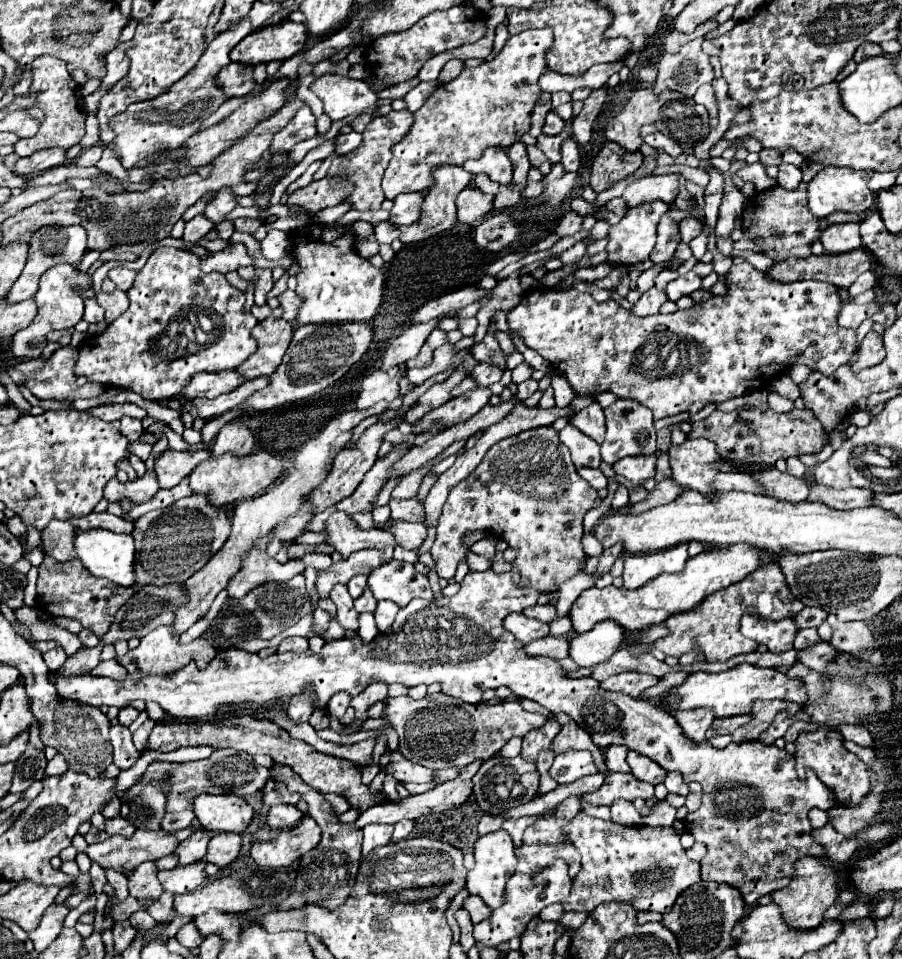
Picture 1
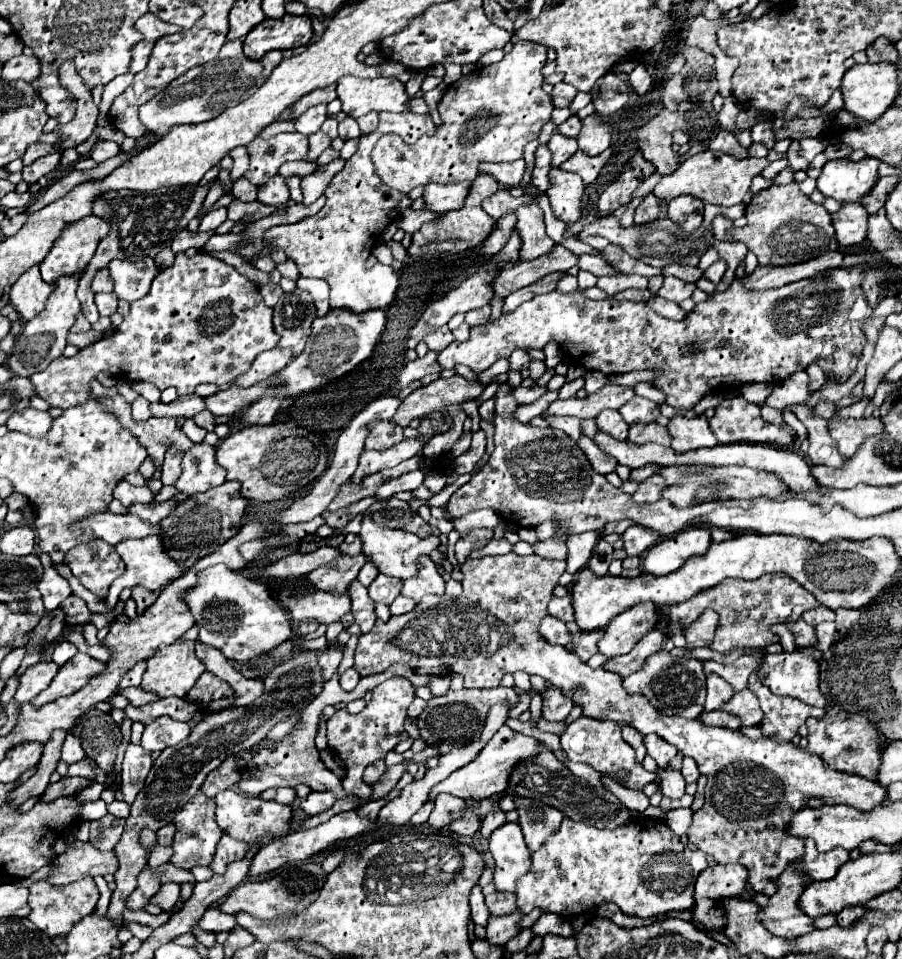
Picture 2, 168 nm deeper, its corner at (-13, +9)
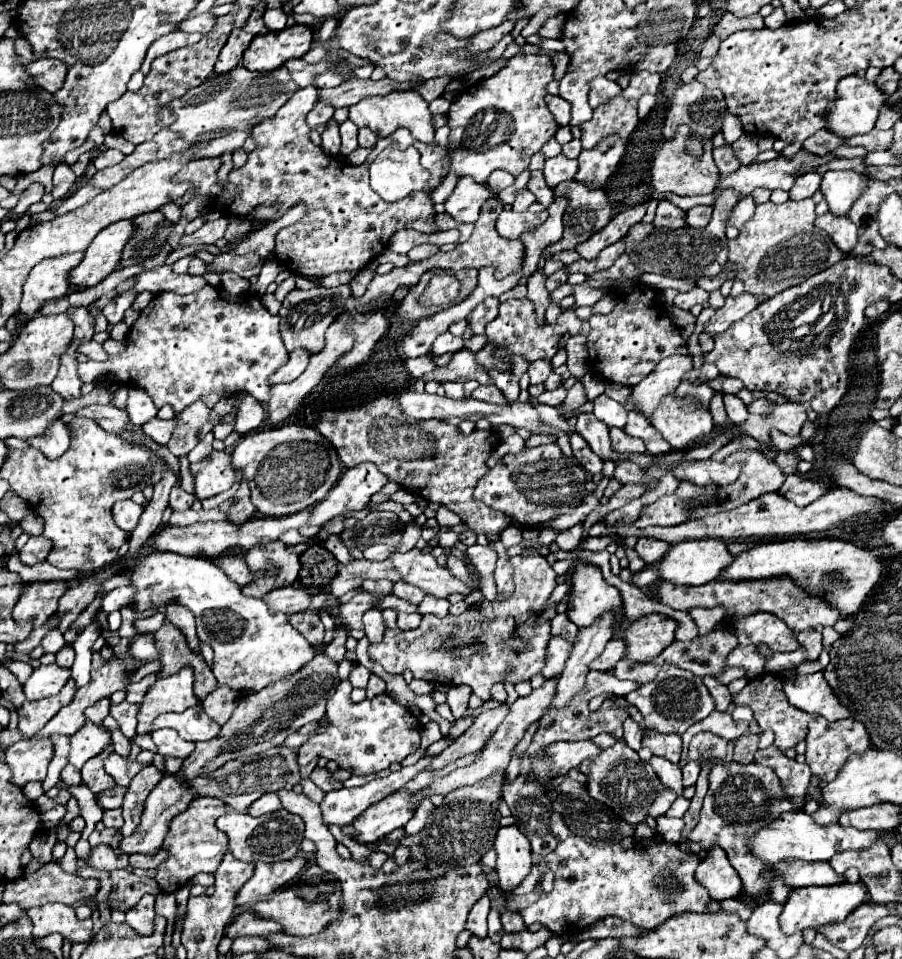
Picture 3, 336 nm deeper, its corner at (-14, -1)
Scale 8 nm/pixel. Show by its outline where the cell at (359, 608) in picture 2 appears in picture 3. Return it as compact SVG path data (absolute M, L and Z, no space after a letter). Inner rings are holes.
M368 609L362 617L364 621L364 633L368 637L370 643L378 643L386 631L386 625L384 625L384 619L382 619L382 613L378 609Z

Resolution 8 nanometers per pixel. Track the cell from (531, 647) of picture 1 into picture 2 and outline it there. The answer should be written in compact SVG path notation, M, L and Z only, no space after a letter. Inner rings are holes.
M581 631L573 633L573 643L575 643L575 653L577 657L587 663L595 653L597 653L597 641L603 637L603 631Z

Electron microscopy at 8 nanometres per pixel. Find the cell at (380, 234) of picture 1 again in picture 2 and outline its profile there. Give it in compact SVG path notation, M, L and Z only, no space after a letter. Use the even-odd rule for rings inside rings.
M407 209L401 213L401 217L397 219L397 227L403 229L405 233L417 233L421 229L423 223L427 221L435 221L439 215L435 215L433 211L429 209L421 209L421 211L413 211L413 209Z

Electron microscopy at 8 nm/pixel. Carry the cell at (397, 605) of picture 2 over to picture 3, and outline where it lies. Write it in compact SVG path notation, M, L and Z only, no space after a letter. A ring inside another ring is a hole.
M398 613L398 627L400 629L416 629L420 625L420 613Z

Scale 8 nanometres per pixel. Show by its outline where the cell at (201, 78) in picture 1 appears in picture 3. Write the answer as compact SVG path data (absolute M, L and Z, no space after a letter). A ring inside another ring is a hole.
M238 65L226 73L206 79L198 87L188 89L184 97L174 99L168 109L172 111L172 115L176 115L176 121L166 125L164 129L178 133L188 143L198 139L198 135L206 131L250 129L258 121L274 117L274 113L294 95L294 91L298 91L298 85L294 85L284 67L274 71L248 71L246 67Z

